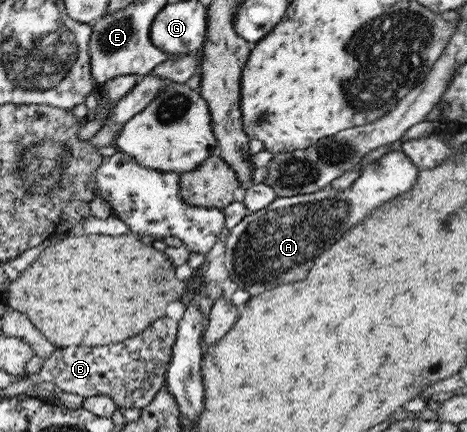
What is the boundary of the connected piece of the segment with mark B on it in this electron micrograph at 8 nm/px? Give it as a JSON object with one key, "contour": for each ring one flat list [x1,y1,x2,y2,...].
{"contour":[[179,300,171,303,167,309,169,317,161,317,153,321,143,333,125,339,123,343,106,346,69,346,58,348,45,357,40,372,45,381,55,383,65,393,73,393,84,399,93,395,111,397,120,409,147,407,156,396,157,391,164,387,165,369,172,356,178,323,183,312,189,308]]}

